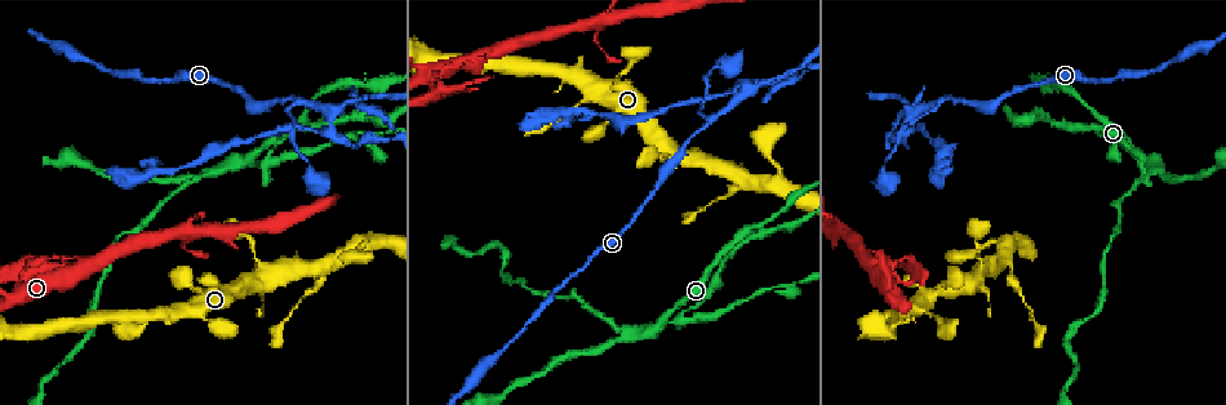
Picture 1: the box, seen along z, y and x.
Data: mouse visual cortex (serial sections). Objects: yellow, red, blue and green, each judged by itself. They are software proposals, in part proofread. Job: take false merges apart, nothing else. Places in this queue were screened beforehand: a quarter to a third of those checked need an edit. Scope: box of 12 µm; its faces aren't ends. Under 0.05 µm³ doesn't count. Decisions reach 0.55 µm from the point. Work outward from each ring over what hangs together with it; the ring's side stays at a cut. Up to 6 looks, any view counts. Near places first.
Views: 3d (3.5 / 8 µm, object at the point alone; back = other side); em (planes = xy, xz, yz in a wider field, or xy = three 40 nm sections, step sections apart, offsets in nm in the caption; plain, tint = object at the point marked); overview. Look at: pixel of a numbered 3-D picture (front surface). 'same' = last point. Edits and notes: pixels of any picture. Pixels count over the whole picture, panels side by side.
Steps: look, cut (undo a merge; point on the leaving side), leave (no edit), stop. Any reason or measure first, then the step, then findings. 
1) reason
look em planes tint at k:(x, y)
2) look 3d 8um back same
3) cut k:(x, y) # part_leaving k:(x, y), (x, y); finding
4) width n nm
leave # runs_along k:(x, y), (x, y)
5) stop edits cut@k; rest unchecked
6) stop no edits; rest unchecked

arms run side by side
look 3d 8um at 1:(1140, 158)

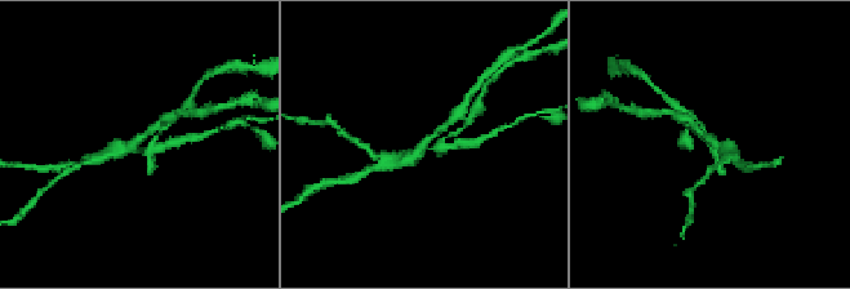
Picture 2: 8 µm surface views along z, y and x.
look em xy step 3 tint at 2:(132, 145)

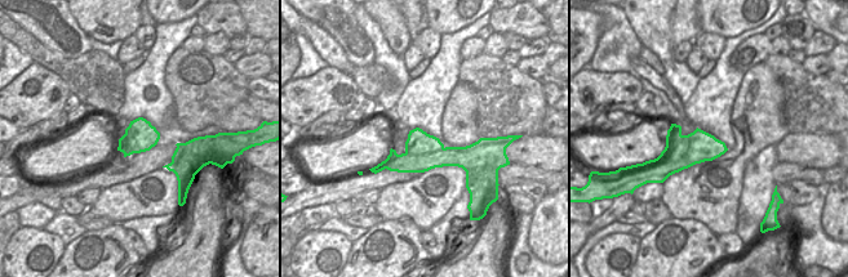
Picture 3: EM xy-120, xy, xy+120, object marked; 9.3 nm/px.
cut 2:(160, 146) # border 3:(443, 147), (421, 155), (405, 153); two cells meet here

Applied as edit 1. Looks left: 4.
look overview

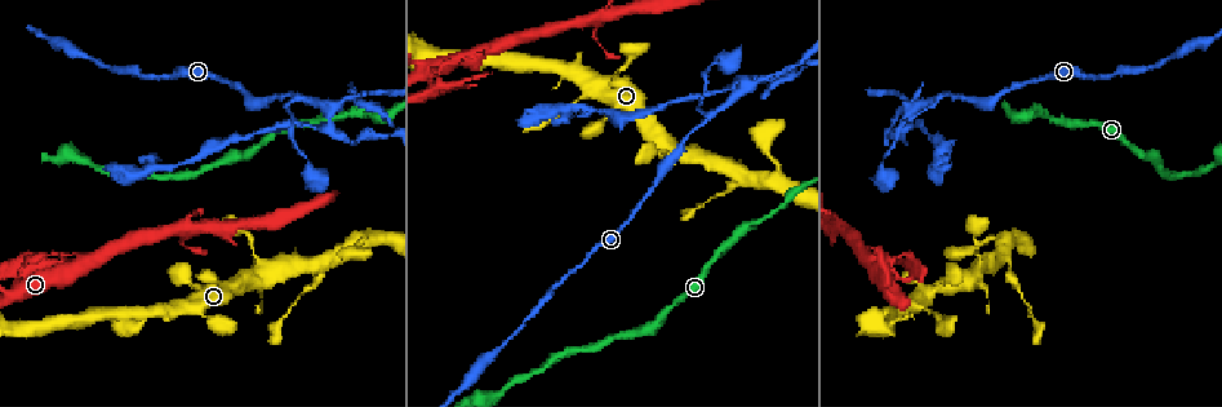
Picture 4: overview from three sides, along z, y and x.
a fork
look 3d 3.5um at 4:(945, 96)

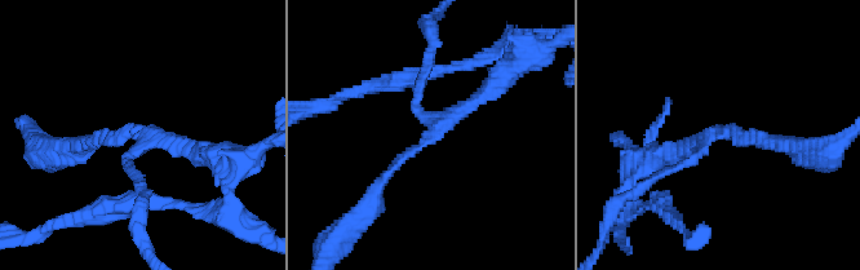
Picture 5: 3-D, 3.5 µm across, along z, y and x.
now the EM
look em xy step 5 tint at 5:(140, 134)

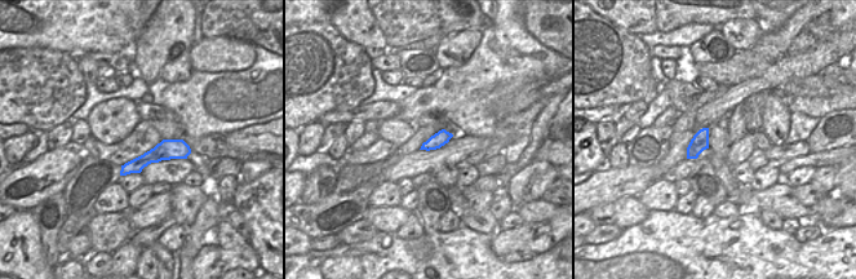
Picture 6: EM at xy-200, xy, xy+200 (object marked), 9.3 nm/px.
arm_widths 100, 150, 200 nm
leave # runs_along 5:(372, 195), (431, 132), (416, 109), (424, 72); all the same cell

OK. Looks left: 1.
stop edits cut@2; rest unchecked

